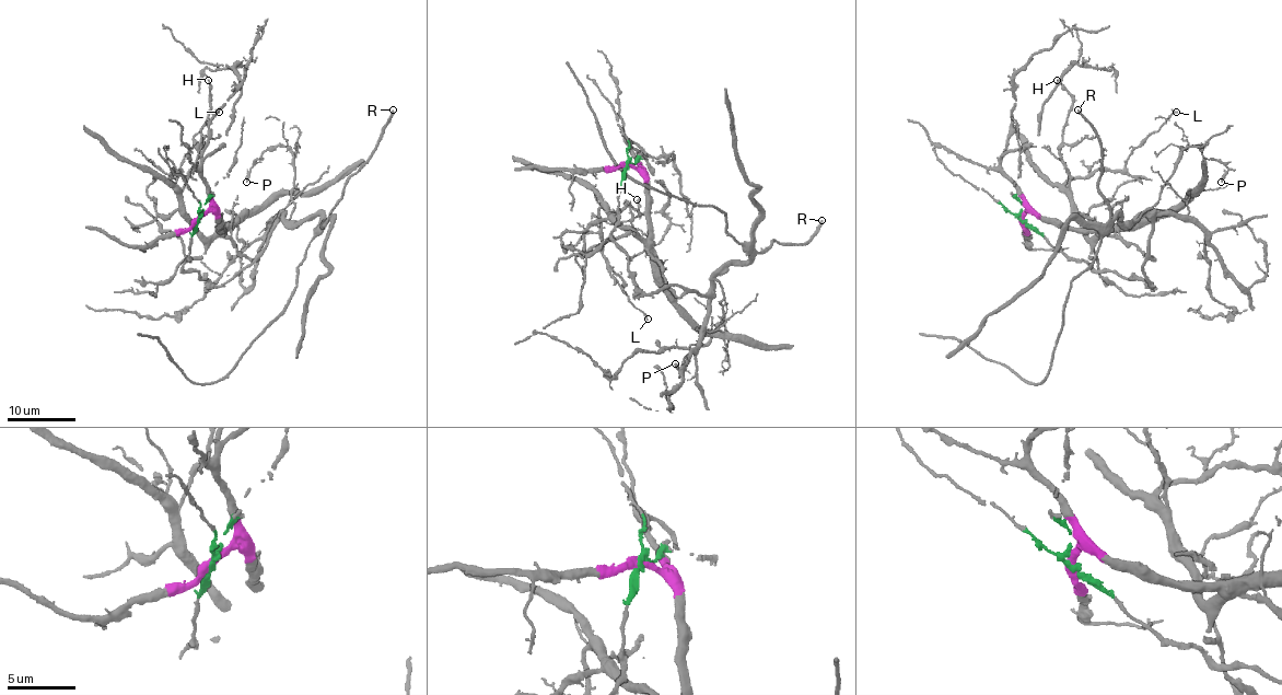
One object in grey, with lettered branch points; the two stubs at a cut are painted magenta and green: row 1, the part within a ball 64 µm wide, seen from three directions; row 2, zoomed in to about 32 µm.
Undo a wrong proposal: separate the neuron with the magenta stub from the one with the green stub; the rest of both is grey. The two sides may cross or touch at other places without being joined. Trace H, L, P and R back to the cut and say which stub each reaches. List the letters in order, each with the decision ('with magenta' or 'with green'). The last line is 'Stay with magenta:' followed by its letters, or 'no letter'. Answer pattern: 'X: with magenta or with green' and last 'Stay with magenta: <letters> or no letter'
H: with magenta
L: with magenta
P: with green
R: with green
Stay with magenta: H, L

